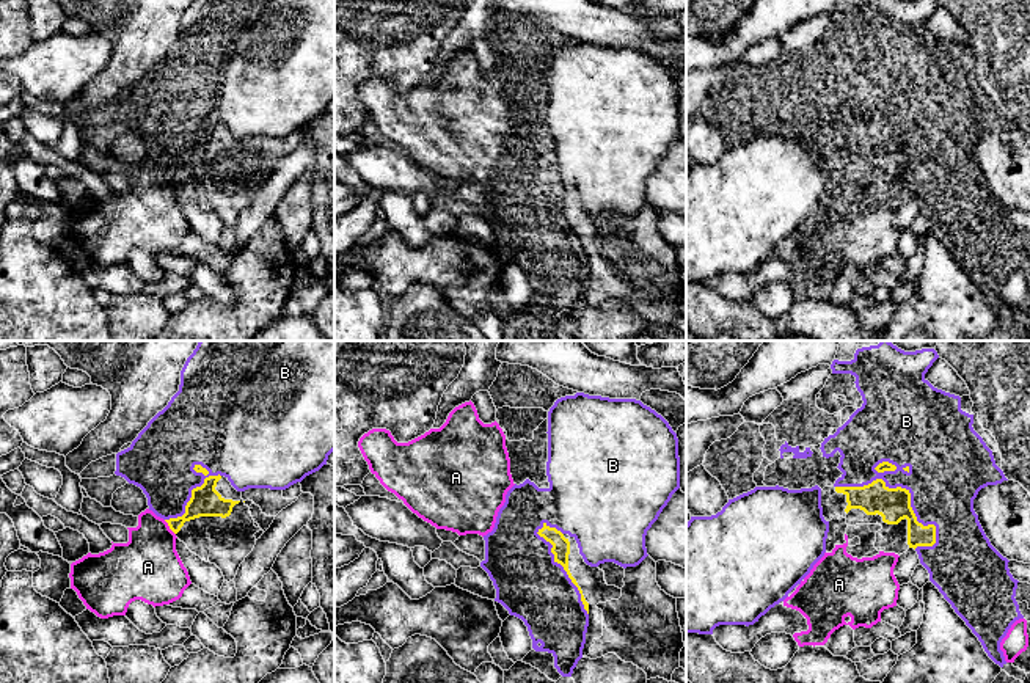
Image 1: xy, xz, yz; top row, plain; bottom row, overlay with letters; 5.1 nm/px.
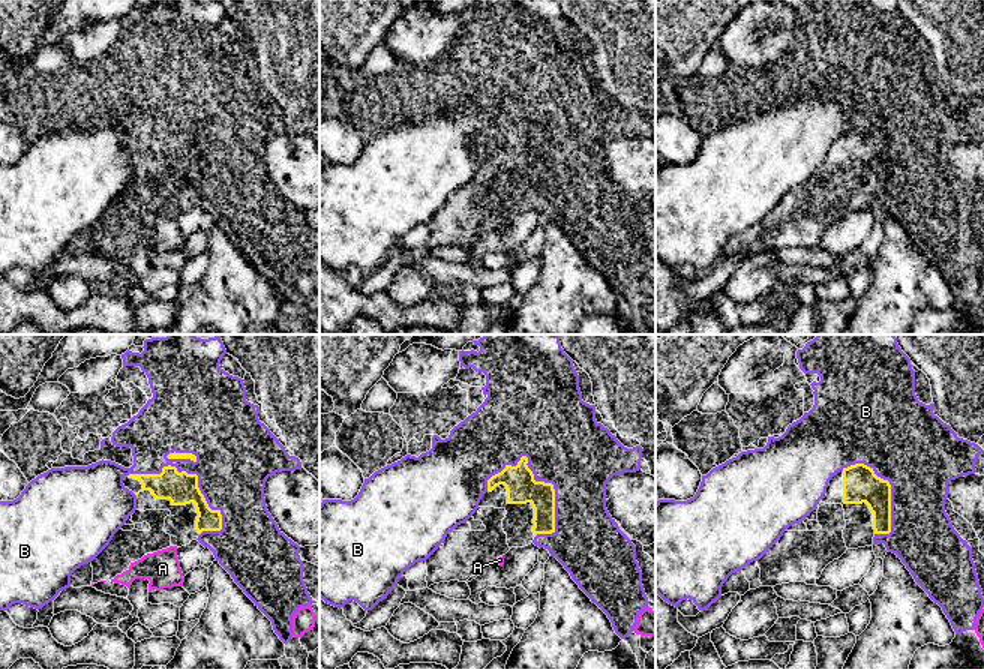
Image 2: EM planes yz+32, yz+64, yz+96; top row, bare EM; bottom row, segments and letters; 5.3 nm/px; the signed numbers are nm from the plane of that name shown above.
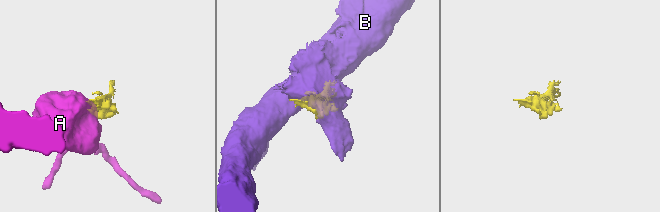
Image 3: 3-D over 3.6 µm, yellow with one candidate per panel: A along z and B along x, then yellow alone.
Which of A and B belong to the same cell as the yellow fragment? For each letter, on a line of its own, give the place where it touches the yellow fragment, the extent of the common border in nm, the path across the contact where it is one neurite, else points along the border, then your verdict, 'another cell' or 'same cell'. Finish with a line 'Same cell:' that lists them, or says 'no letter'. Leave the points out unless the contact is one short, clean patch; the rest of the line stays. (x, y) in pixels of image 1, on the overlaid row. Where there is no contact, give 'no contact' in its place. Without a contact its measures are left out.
A: contact xy (170, 528); length 100 nm; border xy (164, 520), (175, 534); another cell
B: contact yz (903, 489); length 600 nm; another cell
Same cell: no letter

